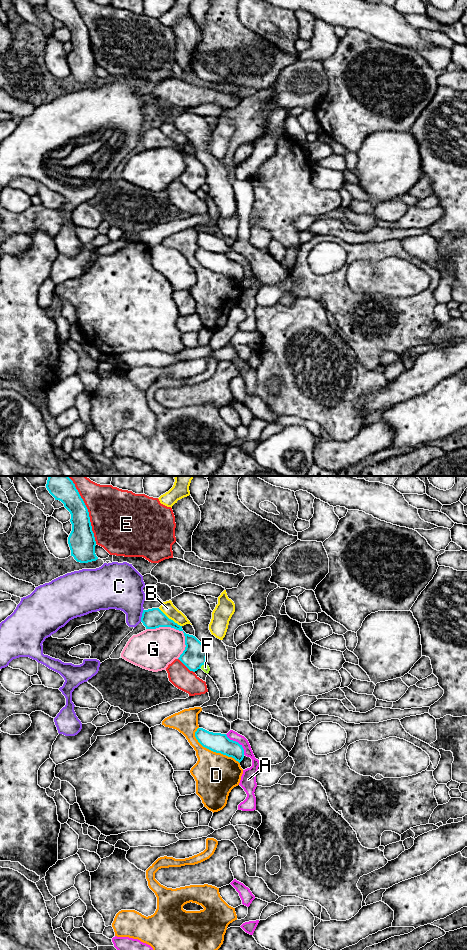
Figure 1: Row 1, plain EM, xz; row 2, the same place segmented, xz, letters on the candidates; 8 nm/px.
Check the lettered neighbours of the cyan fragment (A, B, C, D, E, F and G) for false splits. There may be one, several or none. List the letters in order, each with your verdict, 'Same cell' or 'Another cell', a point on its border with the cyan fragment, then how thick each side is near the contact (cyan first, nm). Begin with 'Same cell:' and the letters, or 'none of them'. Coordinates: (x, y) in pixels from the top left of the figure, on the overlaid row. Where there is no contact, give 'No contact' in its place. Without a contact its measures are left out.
Same cell: none of them
A: Another cell. Touches cyan at xz (237, 742). Thickness 160 nm (cyan) against 80 nm
B: Another cell. Touches cyan at xz (170, 619). Thickness 160 nm (cyan) against 100 nm
C: Another cell. Touches cyan at xz (142, 615). Thickness 160 nm (cyan) against 300 nm
D: Another cell. Touches cyan at xz (213, 751). Thickness 160 nm (cyan) against 340 nm
E: Another cell. Touches cyan at xz (87, 510). Thickness 220 nm (cyan) against 440 nm
F: Another cell. Touches cyan at xz (202, 664). Thickness 190 nm (cyan) against 60 nm
G: Another cell. Touches cyan at xz (173, 627). Thickness 160 nm (cyan) against 340 nm

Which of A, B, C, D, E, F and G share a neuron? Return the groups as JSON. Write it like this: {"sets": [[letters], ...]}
{"sets": [["A"], ["B"], ["C"], ["D"], ["E"], ["F"], ["G"]]}

